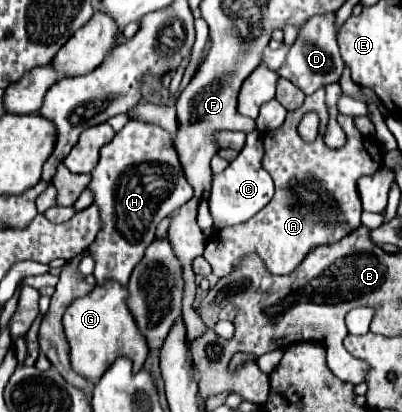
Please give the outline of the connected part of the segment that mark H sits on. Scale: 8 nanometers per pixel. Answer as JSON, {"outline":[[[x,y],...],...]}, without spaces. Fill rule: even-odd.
{"outline":[[[130,119],[124,129],[100,149],[100,163],[92,171],[88,189],[94,195],[94,205],[102,219],[102,229],[88,247],[94,259],[92,275],[98,285],[106,279],[116,279],[126,285],[144,249],[154,241],[158,223],[194,197],[194,189],[186,181],[176,153],[172,133],[156,123],[140,119]]]}

